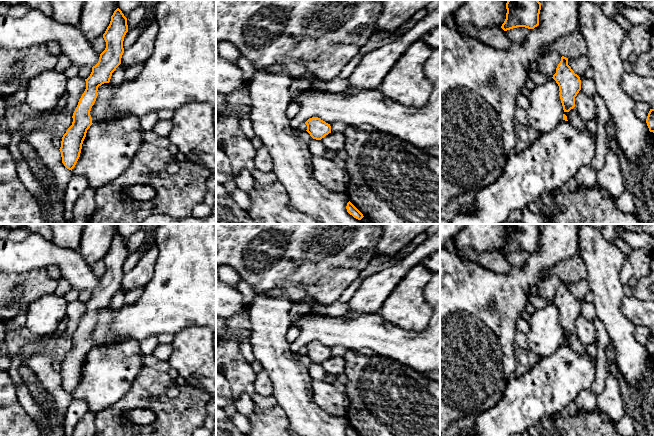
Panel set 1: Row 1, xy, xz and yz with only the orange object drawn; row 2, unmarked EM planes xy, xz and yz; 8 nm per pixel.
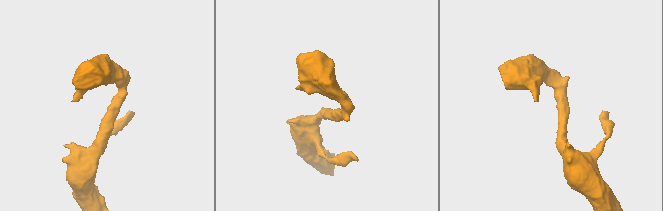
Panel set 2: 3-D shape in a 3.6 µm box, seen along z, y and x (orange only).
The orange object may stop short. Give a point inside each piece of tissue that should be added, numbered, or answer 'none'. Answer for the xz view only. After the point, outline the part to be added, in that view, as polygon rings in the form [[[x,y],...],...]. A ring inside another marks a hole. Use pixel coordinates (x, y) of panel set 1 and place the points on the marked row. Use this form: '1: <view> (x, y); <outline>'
none

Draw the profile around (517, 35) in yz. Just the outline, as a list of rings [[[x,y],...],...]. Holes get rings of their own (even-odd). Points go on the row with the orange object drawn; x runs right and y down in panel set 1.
[[[517,27],[517,28],[507,30],[506,34],[512,43],[522,44],[525,41],[529,33],[529,30],[530,29],[525,27]]]

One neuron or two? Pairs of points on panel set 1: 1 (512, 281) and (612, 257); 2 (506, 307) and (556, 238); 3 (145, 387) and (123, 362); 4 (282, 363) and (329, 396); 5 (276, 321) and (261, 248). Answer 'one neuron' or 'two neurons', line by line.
1: two neurons
2: one neuron
3: two neurons
4: two neurons
5: two neurons

